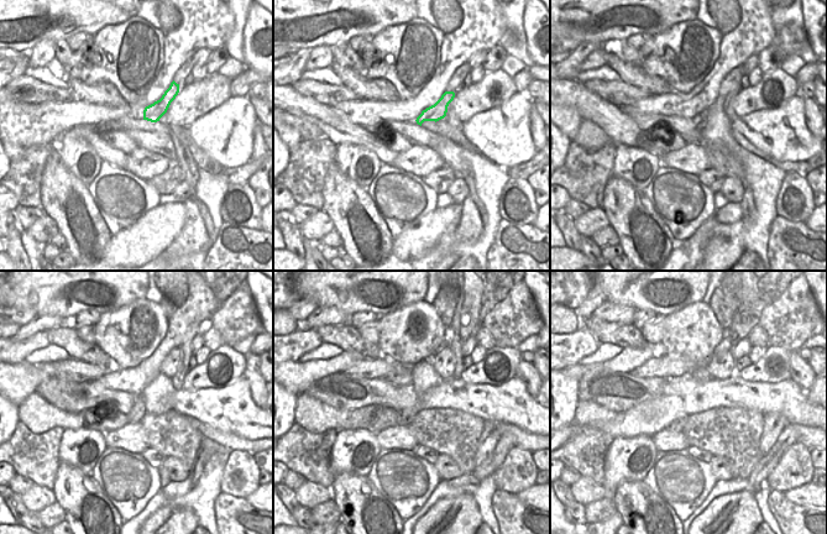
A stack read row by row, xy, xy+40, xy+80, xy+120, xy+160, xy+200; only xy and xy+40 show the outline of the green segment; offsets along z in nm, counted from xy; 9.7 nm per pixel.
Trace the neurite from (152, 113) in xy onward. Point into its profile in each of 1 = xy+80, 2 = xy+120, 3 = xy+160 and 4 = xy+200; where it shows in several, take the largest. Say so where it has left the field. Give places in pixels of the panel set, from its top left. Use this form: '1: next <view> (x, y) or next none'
1: next xy+80 (702, 115)
2: next xy+120 (137, 412)
3: next xy+160 (407, 415)
4: next xy+200 (676, 425)

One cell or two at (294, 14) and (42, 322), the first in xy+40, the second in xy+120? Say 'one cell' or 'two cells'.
two cells

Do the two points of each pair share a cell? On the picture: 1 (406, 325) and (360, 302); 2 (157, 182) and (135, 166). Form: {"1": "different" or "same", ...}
{"1": "different", "2": "different"}

